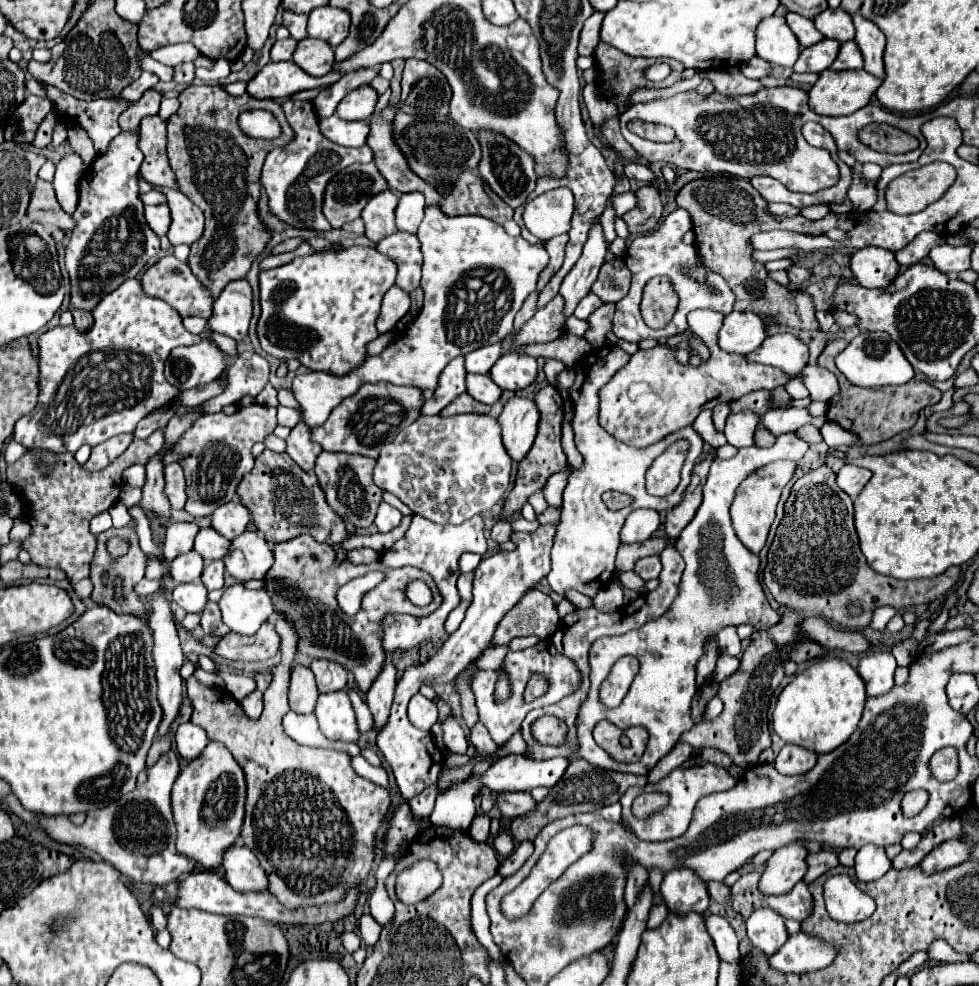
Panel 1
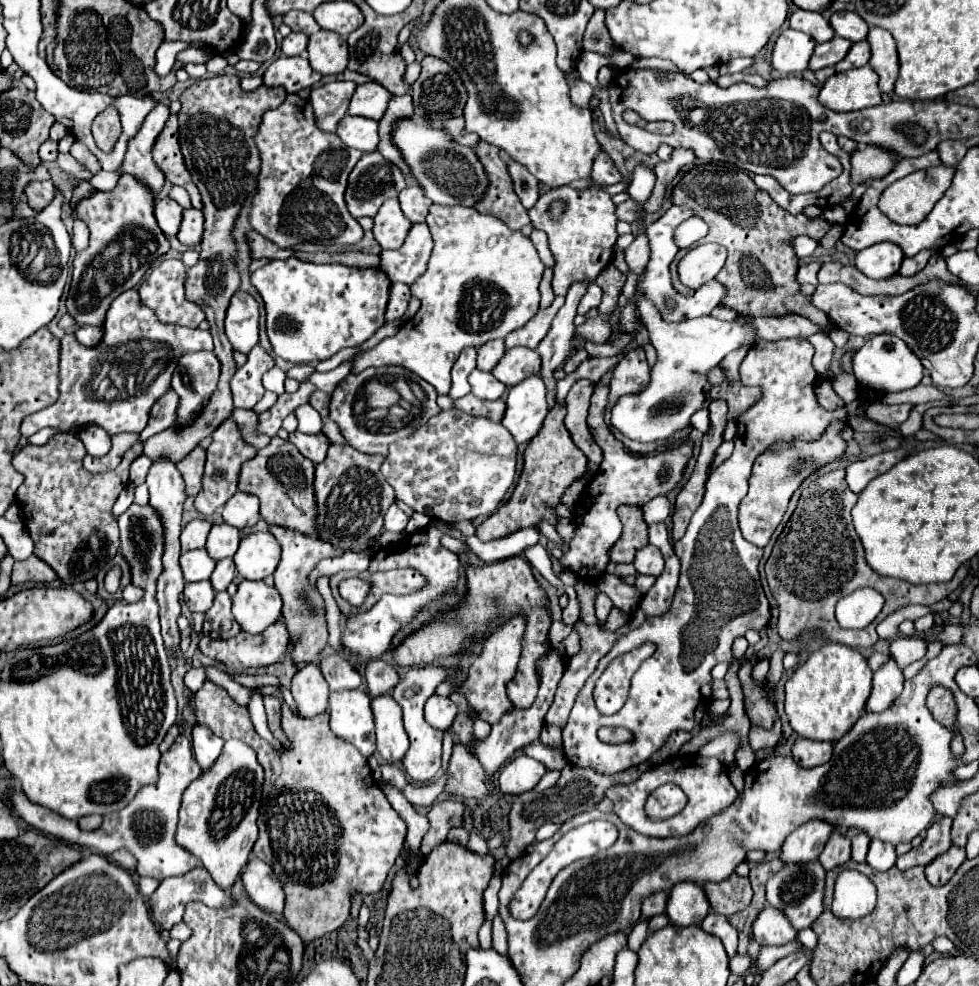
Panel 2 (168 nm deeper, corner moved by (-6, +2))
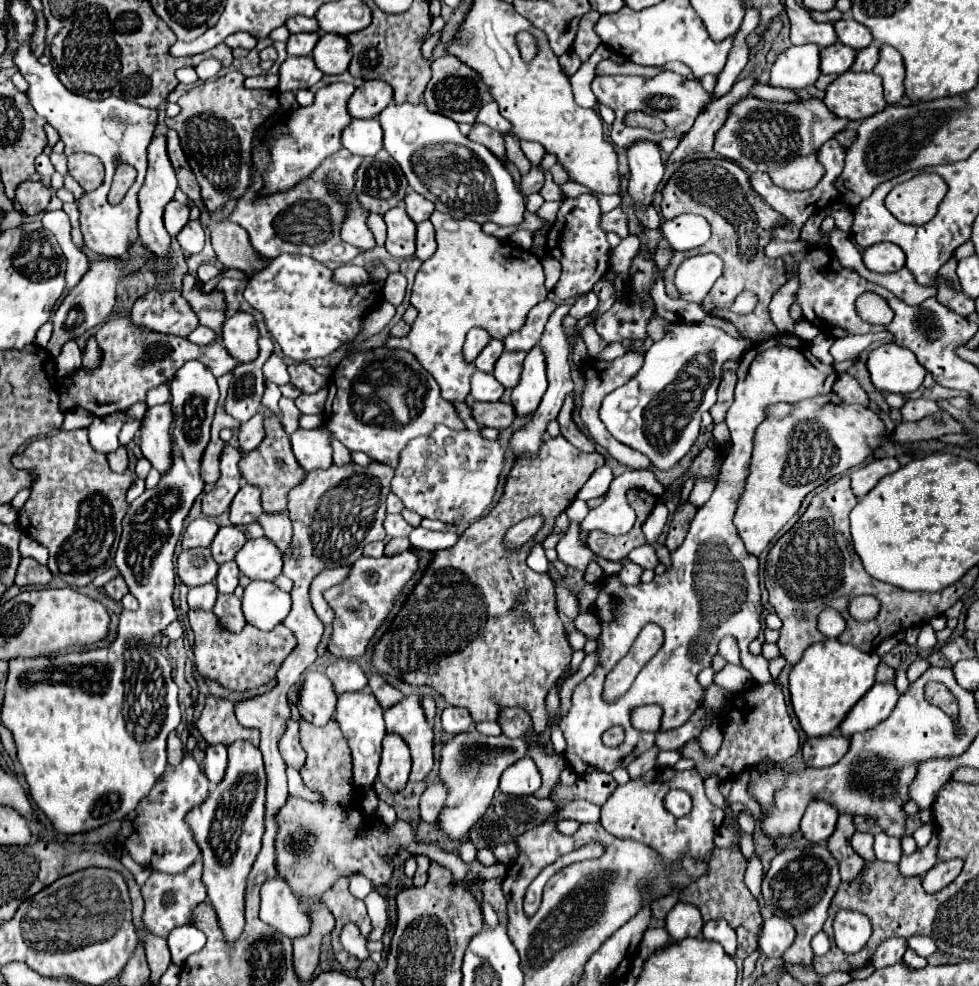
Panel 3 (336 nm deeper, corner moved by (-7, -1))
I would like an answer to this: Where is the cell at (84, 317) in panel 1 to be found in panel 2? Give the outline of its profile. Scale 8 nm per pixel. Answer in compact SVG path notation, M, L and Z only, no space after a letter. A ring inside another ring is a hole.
M80 327L76 329L76 339L86 347L94 347L102 341L102 327Z

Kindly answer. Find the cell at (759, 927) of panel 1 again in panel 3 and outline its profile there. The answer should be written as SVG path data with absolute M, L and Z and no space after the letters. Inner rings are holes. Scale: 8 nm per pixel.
M771 916L763 922L759 934L759 948L767 958L781 958L783 952L793 944L793 940L795 940L795 928L787 920Z

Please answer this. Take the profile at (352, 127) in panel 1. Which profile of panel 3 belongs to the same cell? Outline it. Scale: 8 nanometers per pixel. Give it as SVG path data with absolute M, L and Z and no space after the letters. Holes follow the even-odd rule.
M351 120L343 130L341 144L357 156L375 156L383 148L383 130L379 120Z

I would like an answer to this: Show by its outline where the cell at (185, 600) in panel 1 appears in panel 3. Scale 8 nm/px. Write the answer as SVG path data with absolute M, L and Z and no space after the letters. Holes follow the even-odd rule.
M205 584L189 590L189 608L191 610L211 610L217 598L215 584Z

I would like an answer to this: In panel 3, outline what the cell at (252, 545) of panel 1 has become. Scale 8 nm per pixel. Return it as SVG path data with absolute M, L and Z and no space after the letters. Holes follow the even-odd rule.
M267 538L247 540L247 544L237 552L235 562L251 580L275 580L283 568L281 552Z

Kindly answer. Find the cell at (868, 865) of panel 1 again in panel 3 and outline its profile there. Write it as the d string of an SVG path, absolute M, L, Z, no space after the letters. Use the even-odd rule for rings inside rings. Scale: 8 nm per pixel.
M883 832L875 834L875 846L873 848L875 848L877 860L897 864L901 858L901 842L891 838L891 836L885 836Z

